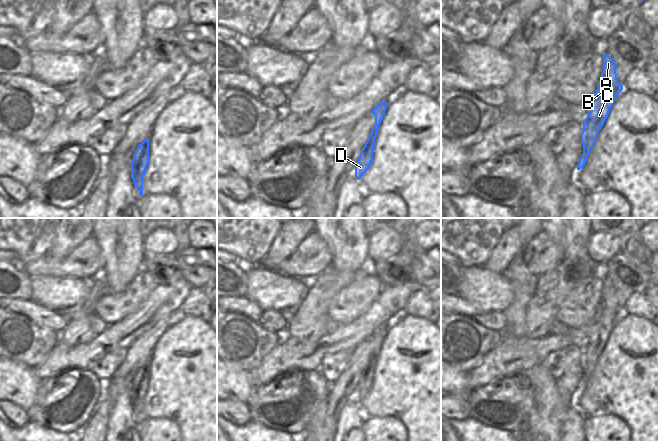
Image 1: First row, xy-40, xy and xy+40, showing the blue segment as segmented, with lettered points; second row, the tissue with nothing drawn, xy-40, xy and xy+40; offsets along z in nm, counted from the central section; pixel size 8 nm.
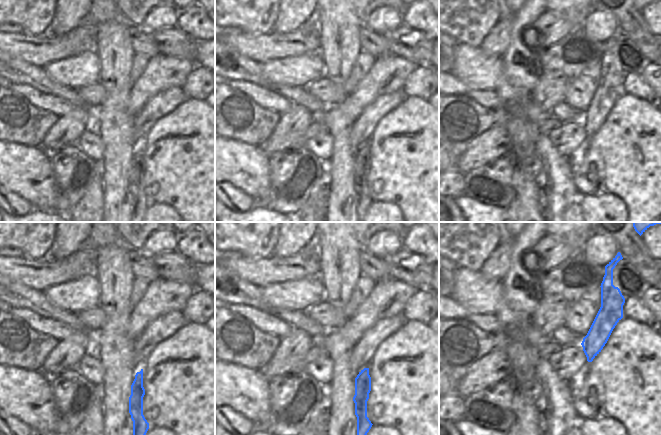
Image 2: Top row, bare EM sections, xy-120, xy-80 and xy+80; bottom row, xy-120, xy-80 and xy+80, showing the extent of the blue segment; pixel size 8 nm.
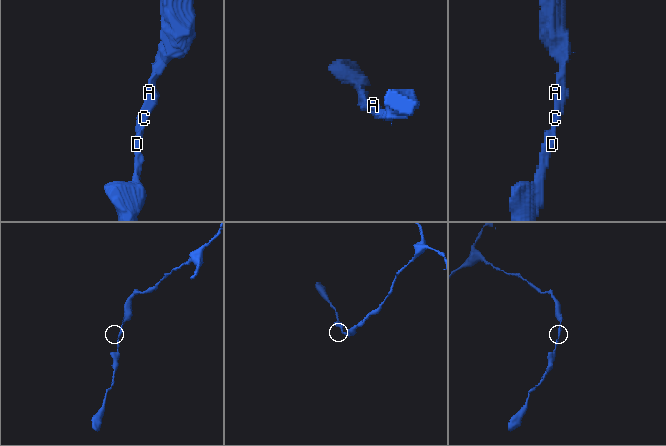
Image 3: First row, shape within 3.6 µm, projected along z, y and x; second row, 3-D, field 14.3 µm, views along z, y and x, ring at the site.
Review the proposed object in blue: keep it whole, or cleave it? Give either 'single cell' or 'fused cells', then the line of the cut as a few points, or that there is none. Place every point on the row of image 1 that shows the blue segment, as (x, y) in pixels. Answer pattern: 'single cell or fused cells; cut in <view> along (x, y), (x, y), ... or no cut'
single cell; no cut

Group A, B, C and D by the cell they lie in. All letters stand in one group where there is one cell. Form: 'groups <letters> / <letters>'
groups A B C D

